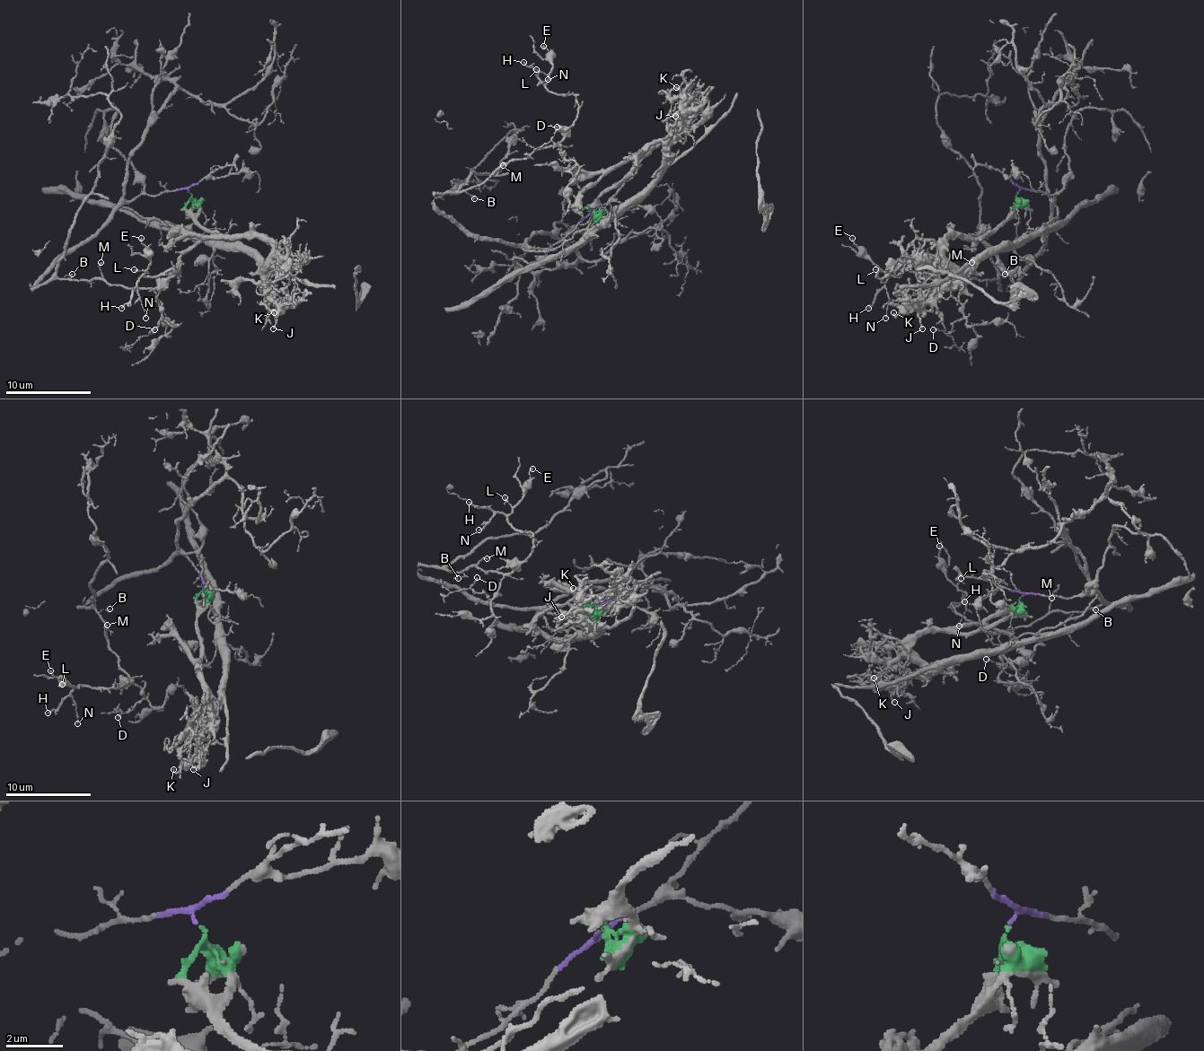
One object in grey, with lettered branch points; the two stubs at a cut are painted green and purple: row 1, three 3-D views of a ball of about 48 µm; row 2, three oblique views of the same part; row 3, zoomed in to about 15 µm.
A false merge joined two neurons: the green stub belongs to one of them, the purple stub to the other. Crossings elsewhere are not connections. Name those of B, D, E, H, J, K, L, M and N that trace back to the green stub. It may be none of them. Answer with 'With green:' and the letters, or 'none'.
With green: J, K

